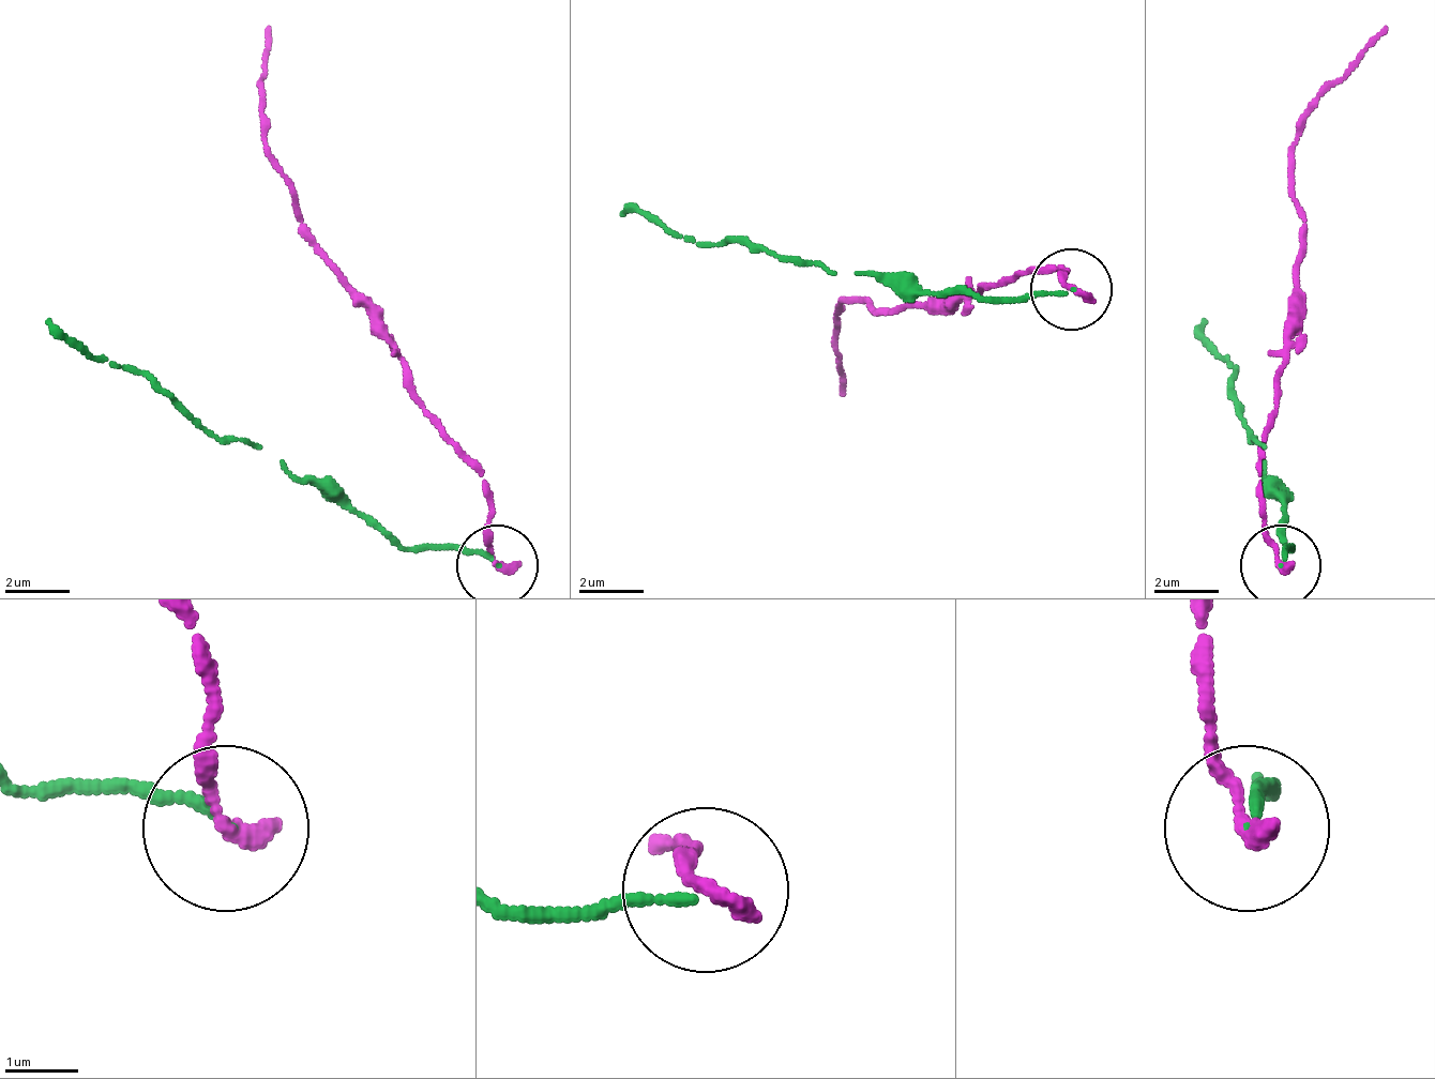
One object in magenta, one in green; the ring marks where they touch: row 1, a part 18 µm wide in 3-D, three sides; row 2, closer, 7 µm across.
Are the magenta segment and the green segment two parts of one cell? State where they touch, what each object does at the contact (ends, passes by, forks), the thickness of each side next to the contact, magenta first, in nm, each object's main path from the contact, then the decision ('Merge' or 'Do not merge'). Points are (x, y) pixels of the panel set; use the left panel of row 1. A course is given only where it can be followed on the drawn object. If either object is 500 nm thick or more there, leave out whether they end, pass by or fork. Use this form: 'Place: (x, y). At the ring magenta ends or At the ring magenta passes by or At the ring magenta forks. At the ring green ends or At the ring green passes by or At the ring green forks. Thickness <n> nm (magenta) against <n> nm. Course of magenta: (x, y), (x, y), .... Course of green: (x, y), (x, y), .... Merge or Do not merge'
Place: (497, 565). At the ring magenta ends. At the ring green ends. Thickness 240 nm (magenta) against 120 nm. Course of magenta: (495, 563), (479, 466), (307, 230), (267, 149), (267, 27). Course of green: (495, 563), (397, 547), (284, 457), (202, 434), (129, 368), (88, 360), (48, 319). Do not merge

